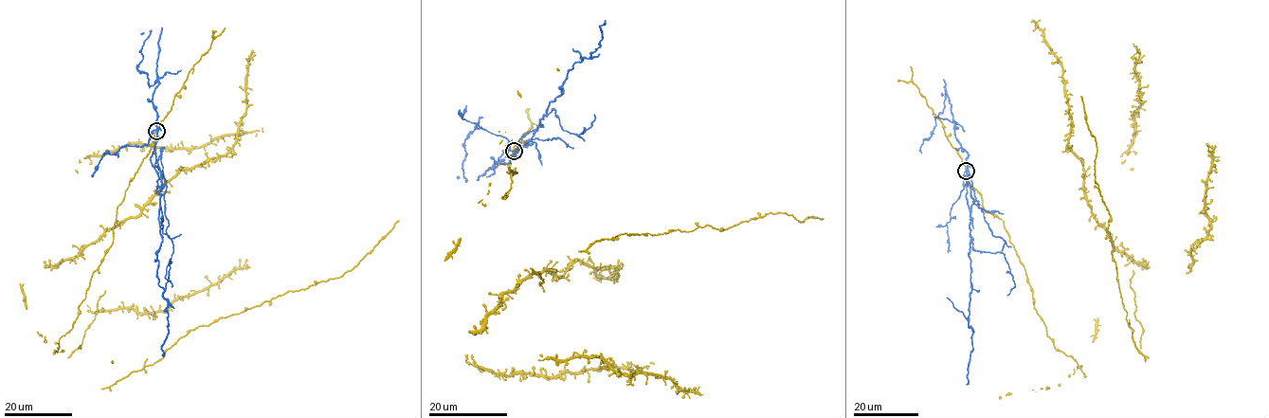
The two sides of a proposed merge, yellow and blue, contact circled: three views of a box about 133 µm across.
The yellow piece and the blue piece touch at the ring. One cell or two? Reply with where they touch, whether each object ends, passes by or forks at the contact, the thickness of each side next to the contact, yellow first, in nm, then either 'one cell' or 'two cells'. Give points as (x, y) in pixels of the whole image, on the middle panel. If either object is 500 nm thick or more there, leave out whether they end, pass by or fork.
at (514, 151); yellow passes by; blue forks there; 220 nm thick on the yellow side, 280 nm on the other; two cells

